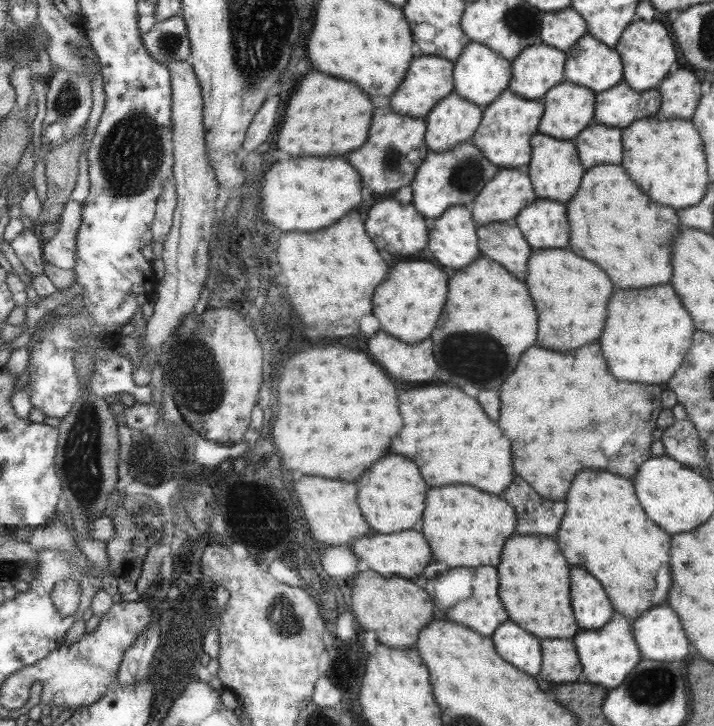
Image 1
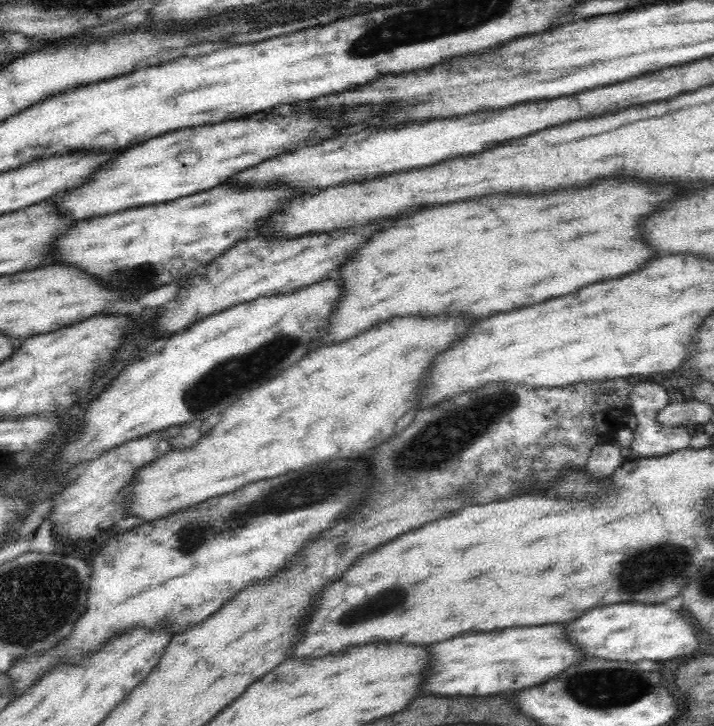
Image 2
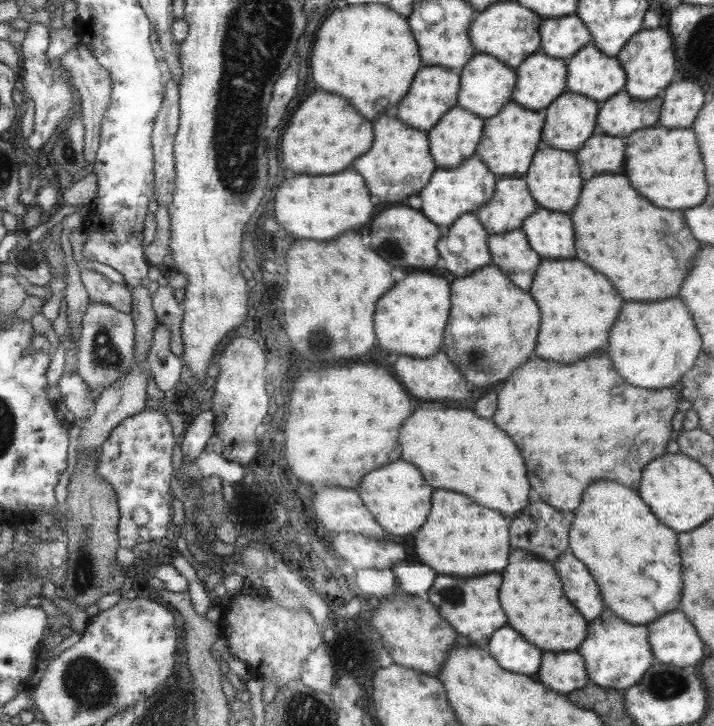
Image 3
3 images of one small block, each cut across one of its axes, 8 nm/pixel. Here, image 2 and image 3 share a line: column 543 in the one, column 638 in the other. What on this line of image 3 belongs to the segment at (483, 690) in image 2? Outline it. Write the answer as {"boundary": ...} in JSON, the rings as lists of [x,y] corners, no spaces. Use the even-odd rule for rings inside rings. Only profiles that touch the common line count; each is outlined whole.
{"boundary":[[[607,610],[603,616],[599,616],[599,620],[591,620],[591,628],[587,628],[587,632],[591,632],[591,636],[587,636],[577,652],[583,652],[583,660],[587,662],[587,676],[591,676],[589,682],[597,686],[624,690],[633,687],[654,662],[645,626],[631,626]],[[615,678],[625,678],[625,682],[615,682]]]}

